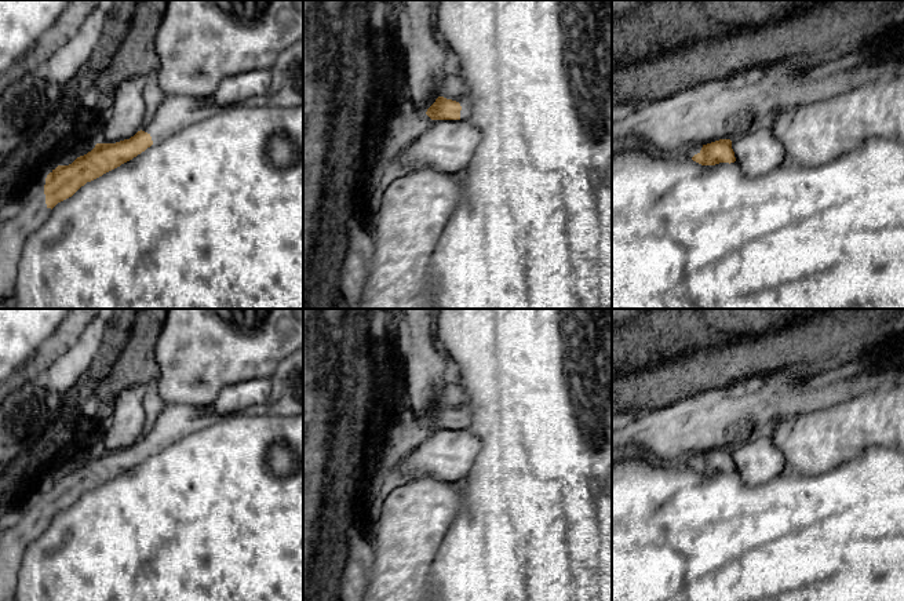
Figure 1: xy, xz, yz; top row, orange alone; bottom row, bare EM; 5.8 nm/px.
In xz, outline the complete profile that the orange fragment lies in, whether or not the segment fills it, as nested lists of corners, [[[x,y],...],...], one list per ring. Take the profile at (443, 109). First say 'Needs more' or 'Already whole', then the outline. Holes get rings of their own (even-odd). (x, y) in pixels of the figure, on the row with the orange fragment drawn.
Needs more. [[[445,76],[438,88],[438,98],[427,109],[431,120],[466,120],[471,110],[471,102],[464,96],[464,87],[459,77]]]

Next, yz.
Needs more. [[[719,139],[707,145],[696,145],[686,149],[688,156],[701,165],[715,165],[719,163],[734,163],[734,152],[730,139]]]

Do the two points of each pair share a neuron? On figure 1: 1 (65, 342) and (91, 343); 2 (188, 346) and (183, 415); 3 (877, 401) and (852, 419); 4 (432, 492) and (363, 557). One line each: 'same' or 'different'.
1: different
2: different
3: same
4: different

